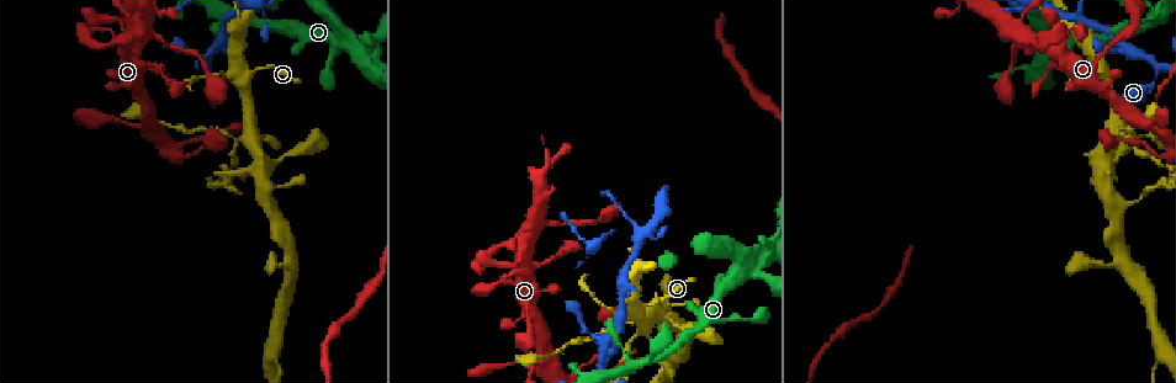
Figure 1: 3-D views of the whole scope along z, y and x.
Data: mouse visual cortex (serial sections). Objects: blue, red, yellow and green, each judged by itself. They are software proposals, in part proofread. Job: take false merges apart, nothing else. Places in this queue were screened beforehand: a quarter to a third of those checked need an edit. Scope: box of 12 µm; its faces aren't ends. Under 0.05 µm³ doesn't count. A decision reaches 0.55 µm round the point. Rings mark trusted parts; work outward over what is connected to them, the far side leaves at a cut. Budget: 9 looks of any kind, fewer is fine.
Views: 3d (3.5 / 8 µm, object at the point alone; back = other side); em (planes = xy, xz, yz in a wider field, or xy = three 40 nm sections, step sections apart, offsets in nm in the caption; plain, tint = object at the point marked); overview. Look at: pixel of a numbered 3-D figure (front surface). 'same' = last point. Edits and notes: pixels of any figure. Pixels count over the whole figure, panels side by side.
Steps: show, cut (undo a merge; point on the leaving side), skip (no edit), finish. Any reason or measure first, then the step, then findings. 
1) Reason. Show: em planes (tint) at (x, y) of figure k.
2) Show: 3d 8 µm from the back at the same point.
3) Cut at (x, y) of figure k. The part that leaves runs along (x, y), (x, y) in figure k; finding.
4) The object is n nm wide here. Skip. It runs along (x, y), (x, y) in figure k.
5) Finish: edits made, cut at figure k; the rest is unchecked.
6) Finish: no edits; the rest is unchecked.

Looks like a crossing. Show: 3d 3.5 µm at (147, 125) of figure 1.

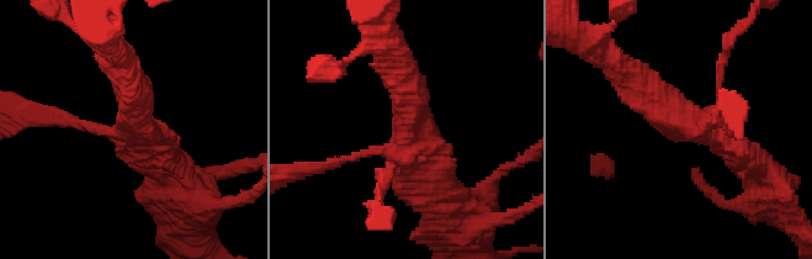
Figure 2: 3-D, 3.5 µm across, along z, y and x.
Need the tissue. Show: em xy step 5 (tint) at (700, 127) of figure 2.

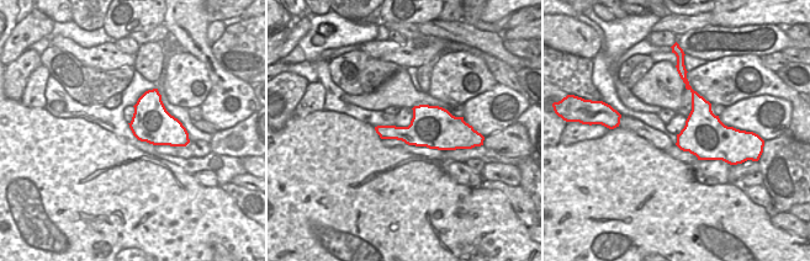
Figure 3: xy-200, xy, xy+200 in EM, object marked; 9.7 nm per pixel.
The object is 380 nm wide here. Skip. It runs along (638, 82), (764, 168) in figure 2; continuous, no second cell.

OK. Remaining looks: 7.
Looks like a crossing. Show: 3d 3.5 µm at (635, 322) of figure 1.

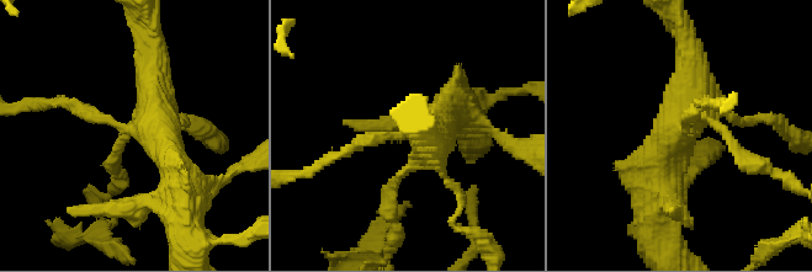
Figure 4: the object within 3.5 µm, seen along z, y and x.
Show: em xy step 2 (tint) at (681, 128) of figure 4.

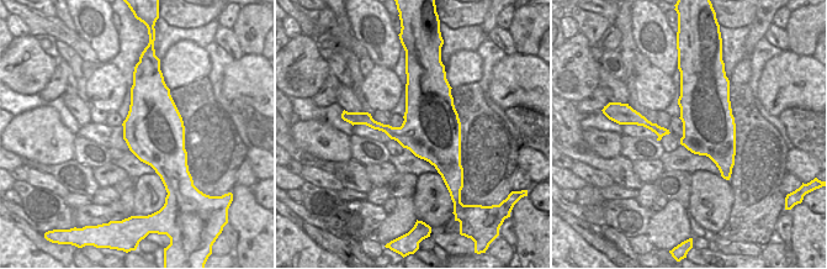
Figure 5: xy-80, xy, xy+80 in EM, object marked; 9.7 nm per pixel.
Cut at (112, 161) of figure 4. The part that leaves runs along (123, 137), (112, 190) in figure 4; a second cell is stuck on.

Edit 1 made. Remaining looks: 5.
See it whole again. Show: overview.

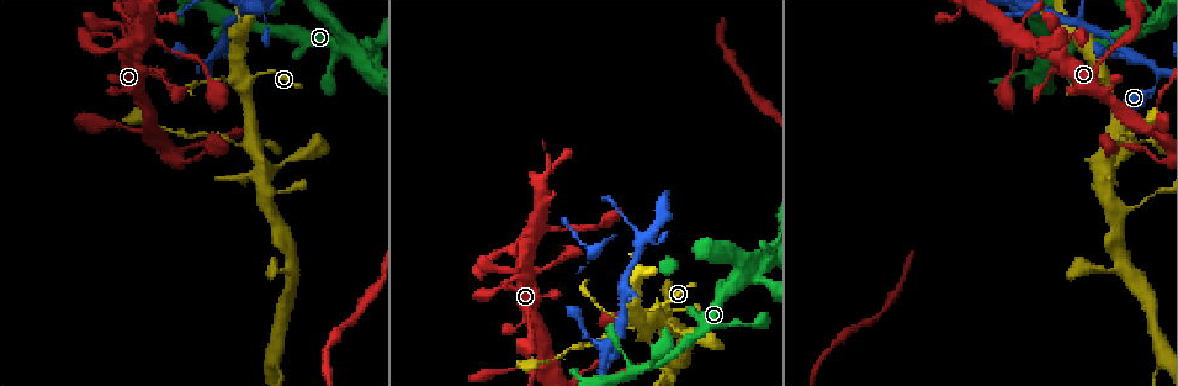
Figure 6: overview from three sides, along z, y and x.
Three arms meet. Show: 3d 3.5 µm at (605, 351) of figure 6.

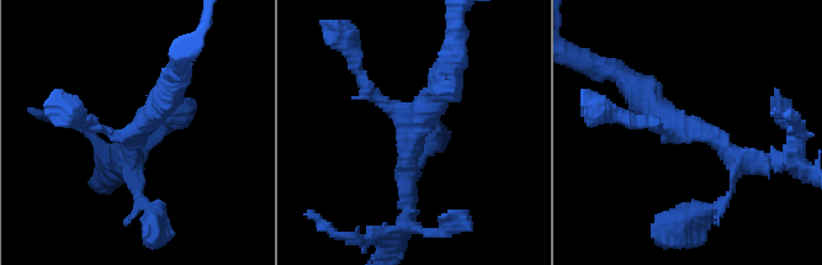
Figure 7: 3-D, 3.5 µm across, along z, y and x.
3 arms meet here; the arms are 200, 250, 350 nm wide; shape alone is not enough. Show: em xy step 2 (tint) at (415, 124) of figure 7.

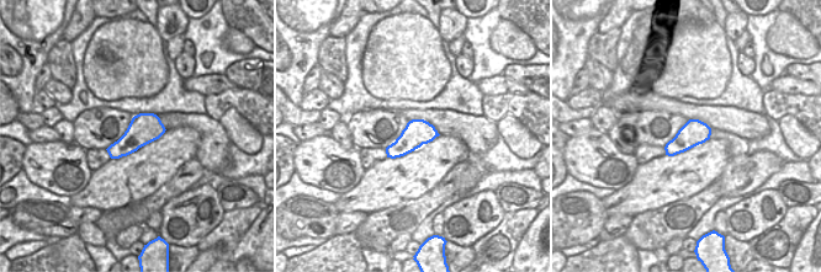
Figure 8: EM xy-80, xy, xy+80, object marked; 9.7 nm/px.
Skip. It runs along (733, 176), (719, 138), (630, 81) in figure 7; continuous, no second cell.

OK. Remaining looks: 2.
Finish: edits made, cut at figure 4; the rest is unchecked.

